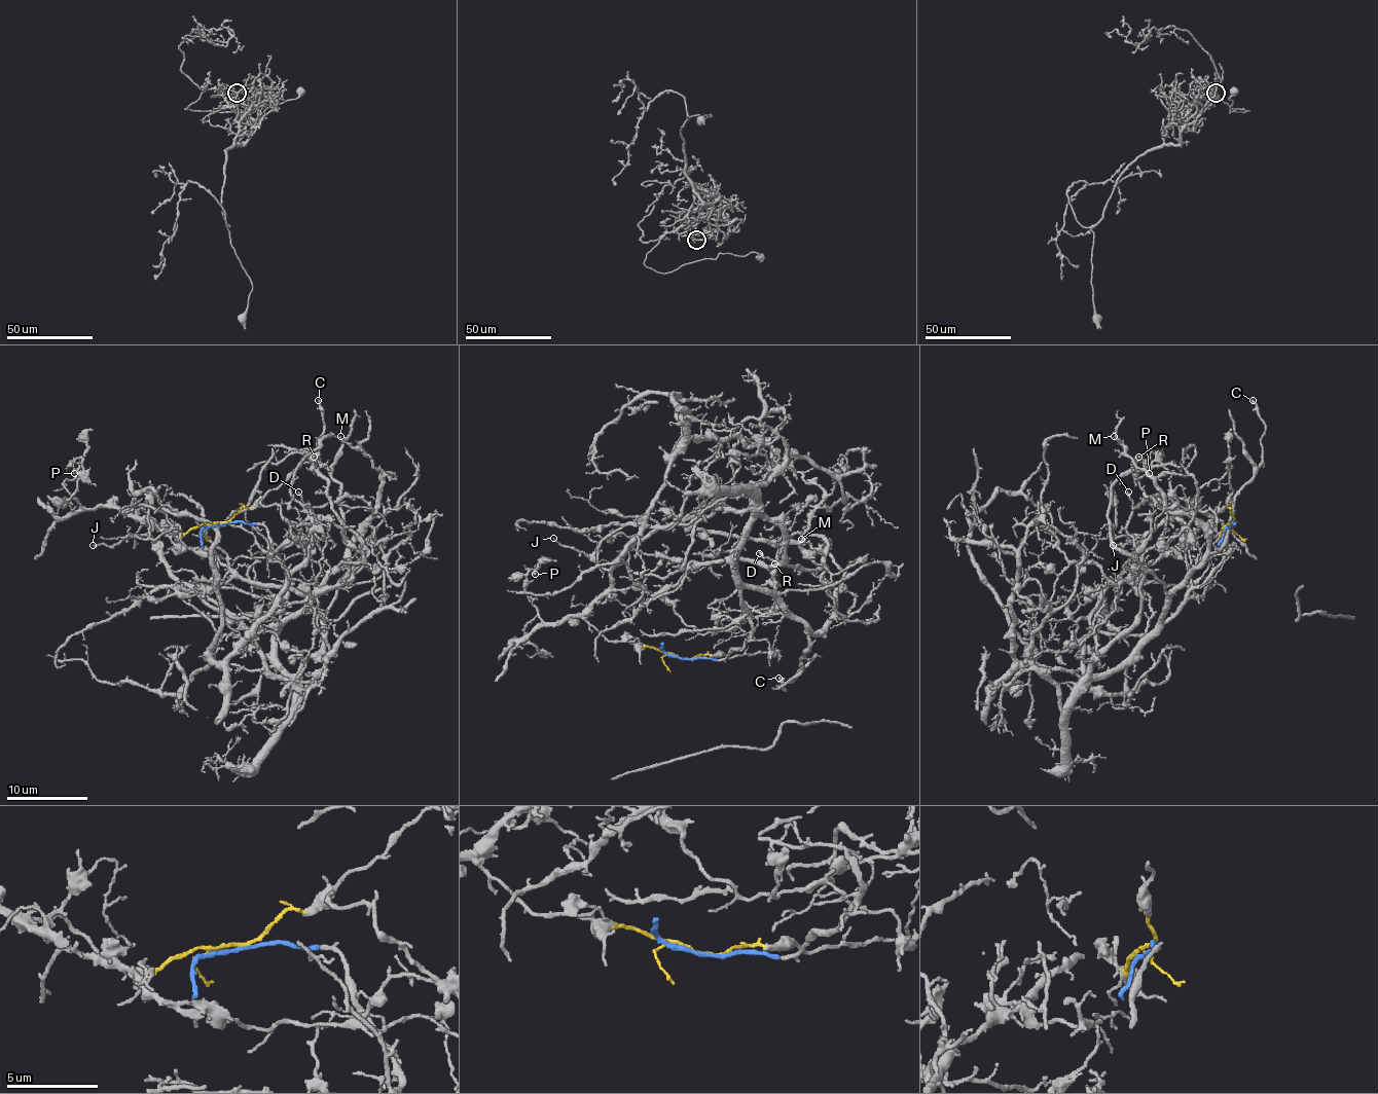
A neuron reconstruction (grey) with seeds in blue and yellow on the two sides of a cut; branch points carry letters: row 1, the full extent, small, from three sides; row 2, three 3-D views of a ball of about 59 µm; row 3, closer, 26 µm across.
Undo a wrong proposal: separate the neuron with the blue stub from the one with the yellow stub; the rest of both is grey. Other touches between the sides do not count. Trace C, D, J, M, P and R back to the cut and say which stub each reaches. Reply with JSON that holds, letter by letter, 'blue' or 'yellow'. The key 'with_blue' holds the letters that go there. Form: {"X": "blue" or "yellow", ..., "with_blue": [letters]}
{"C": "blue", "D": "blue", "J": "yellow", "M": "blue", "P": "yellow", "R": "blue", "with_blue": ["C", "D", "M", "R"]}

